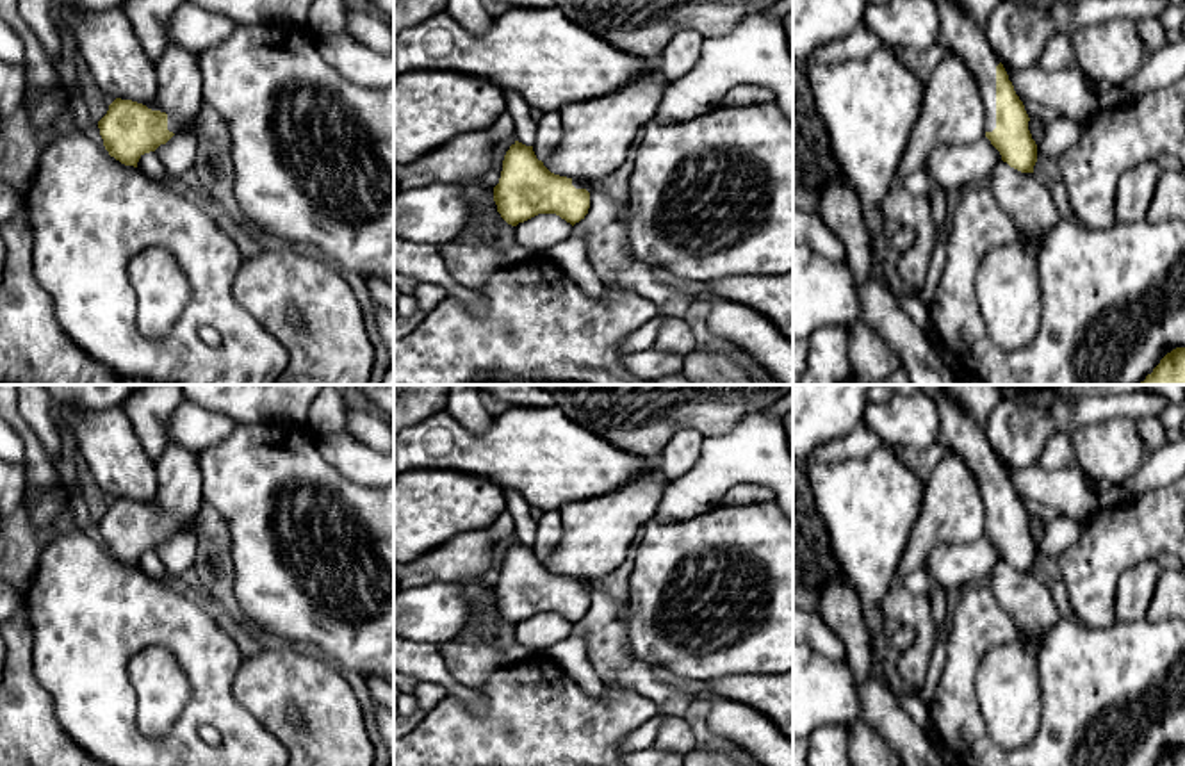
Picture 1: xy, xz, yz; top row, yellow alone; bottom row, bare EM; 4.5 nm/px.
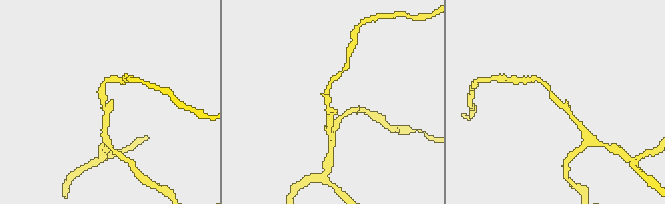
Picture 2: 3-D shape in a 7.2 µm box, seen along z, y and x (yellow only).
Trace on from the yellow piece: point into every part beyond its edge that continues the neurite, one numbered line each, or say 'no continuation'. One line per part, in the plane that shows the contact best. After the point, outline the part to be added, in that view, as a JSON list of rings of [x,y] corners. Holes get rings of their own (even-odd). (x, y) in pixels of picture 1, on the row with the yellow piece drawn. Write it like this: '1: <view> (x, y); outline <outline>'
1: yz (959, 34); outline [[[932,0],[939,12],[936,45],[941,52],[959,55],[977,78],[985,112],[985,132],[996,128],[996,66],[1001,62],[991,50],[984,30],[953,0]]]

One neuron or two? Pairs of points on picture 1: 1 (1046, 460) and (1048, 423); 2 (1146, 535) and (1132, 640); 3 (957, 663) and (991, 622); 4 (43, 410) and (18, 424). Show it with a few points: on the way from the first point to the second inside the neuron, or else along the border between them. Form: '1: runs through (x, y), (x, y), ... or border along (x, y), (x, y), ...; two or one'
1: border along (1070, 433), (1057, 431), (1046, 442), (1036, 464); two
2: border along (1075, 619), (1095, 627), (1109, 627), (1116, 620); two
3: runs through (964, 652), (980, 633); one
4: border along (18, 405), (20, 415), (49, 455); two

